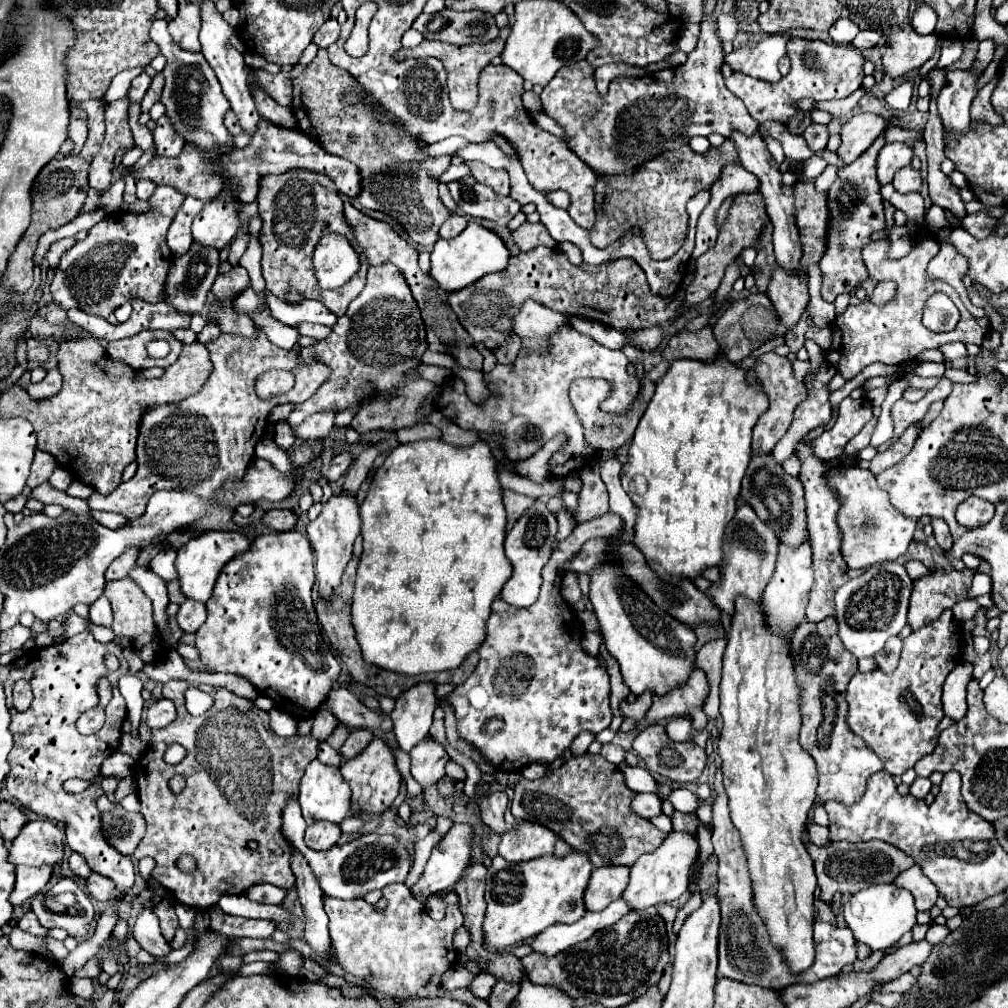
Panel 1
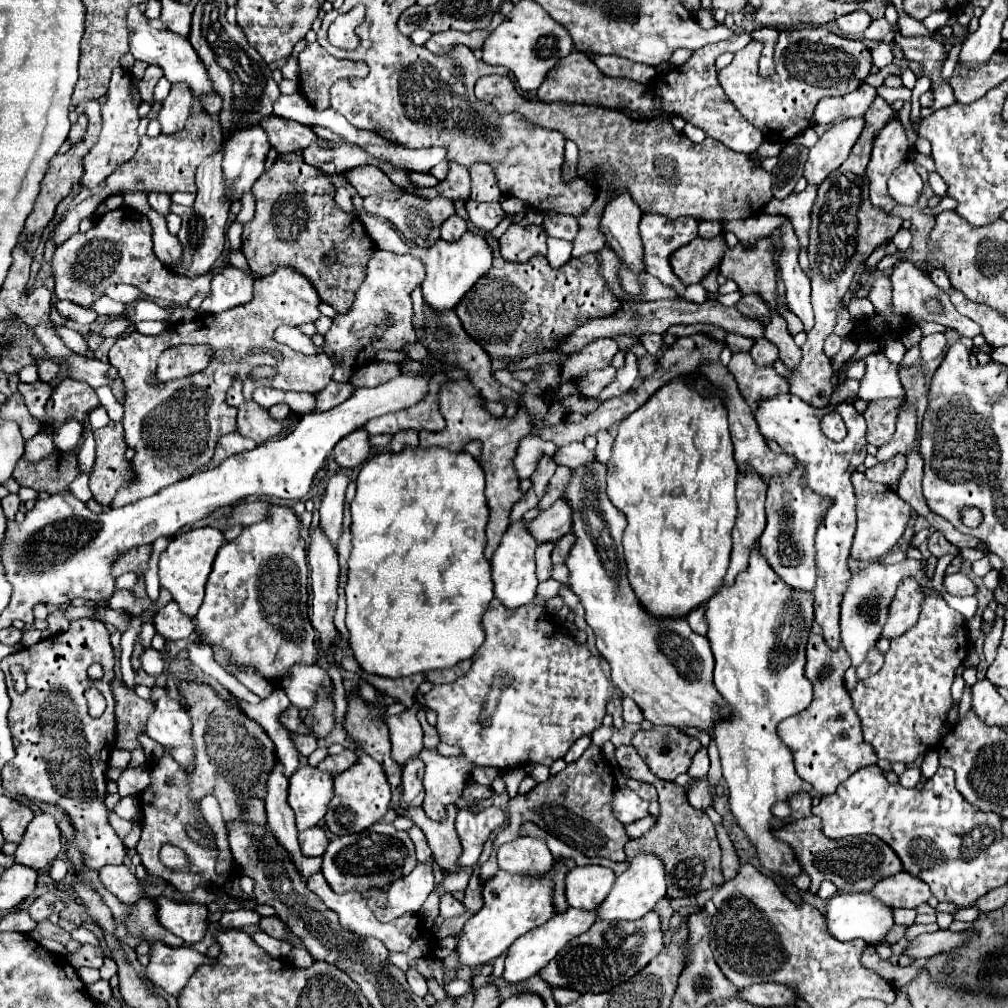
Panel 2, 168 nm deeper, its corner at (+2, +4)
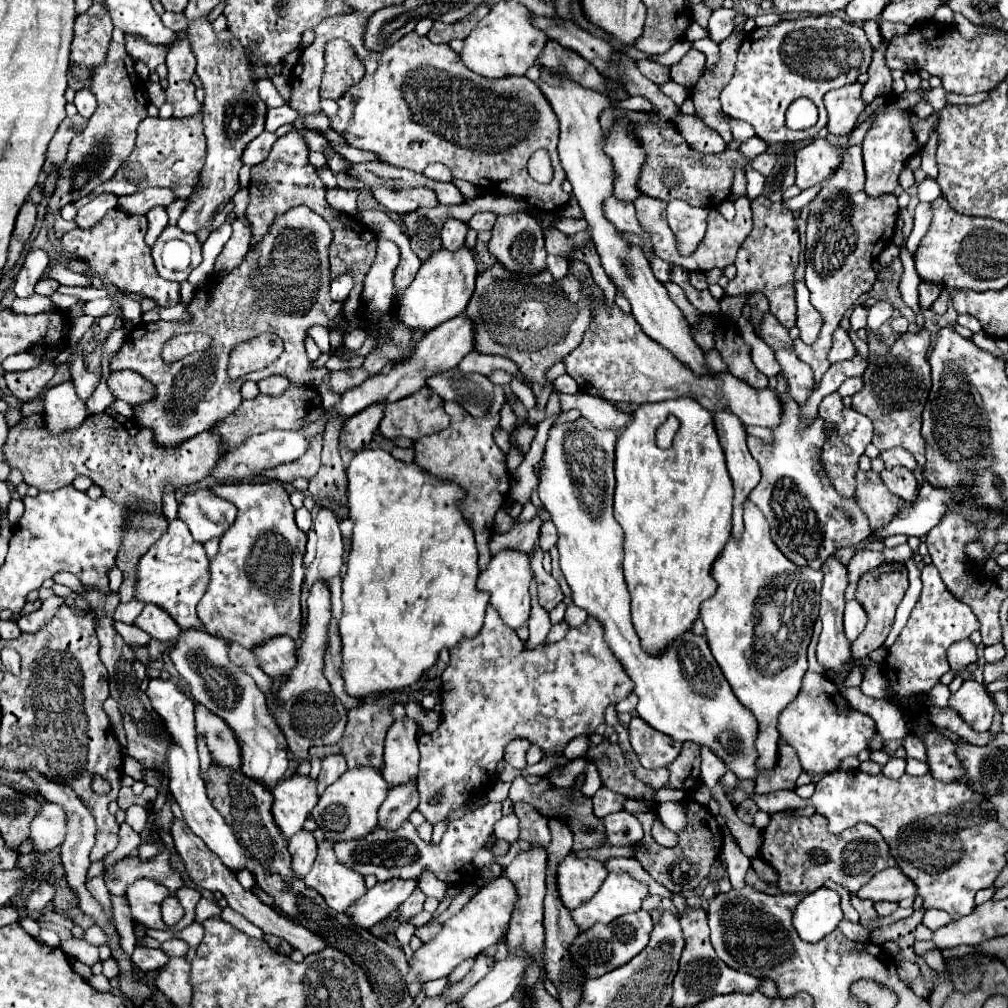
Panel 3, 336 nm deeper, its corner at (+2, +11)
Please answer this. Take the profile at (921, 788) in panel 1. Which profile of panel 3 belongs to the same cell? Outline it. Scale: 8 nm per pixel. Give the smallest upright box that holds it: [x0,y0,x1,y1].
[883,758,905,778]

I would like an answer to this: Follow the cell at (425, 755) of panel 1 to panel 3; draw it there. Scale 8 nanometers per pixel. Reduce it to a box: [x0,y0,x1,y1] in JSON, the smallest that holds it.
[379,782,419,830]

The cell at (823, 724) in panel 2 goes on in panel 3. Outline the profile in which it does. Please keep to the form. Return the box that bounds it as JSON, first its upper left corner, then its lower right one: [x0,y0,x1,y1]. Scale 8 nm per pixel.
[777,619,875,774]

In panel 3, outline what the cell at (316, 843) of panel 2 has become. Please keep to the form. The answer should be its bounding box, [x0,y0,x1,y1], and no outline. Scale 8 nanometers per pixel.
[289,830,317,880]

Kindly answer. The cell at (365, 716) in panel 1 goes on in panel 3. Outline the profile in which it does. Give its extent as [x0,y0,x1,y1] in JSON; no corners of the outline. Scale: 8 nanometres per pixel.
[251,636,297,678]

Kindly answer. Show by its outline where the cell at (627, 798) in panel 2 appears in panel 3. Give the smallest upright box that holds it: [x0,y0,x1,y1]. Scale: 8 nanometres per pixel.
[591,788,627,818]

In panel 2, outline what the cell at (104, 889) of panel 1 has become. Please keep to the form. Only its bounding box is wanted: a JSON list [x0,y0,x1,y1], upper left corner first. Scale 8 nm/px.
[99,865,143,903]

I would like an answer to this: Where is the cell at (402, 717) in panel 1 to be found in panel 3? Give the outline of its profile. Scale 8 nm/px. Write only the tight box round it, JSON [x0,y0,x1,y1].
[381,718,419,788]

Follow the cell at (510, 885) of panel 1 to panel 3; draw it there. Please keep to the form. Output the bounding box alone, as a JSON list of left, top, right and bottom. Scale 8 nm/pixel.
[407,876,517,984]

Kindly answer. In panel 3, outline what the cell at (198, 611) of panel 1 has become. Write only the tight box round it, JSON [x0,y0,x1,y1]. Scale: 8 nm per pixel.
[133,606,179,642]

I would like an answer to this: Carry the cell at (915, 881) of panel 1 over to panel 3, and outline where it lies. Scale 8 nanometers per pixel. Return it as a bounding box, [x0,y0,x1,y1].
[857,868,917,902]

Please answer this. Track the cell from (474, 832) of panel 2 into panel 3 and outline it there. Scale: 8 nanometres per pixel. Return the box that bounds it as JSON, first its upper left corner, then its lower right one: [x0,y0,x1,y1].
[333,802,531,884]

